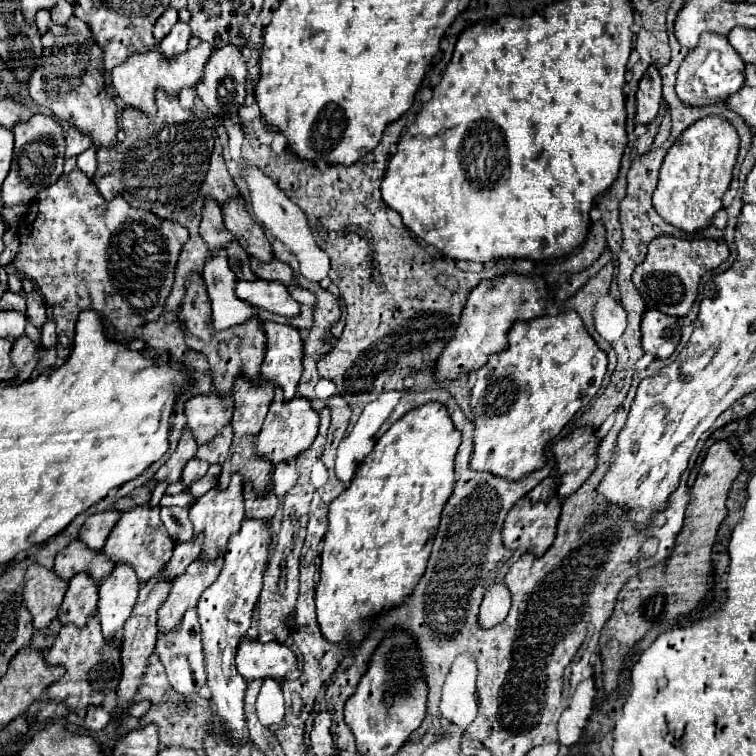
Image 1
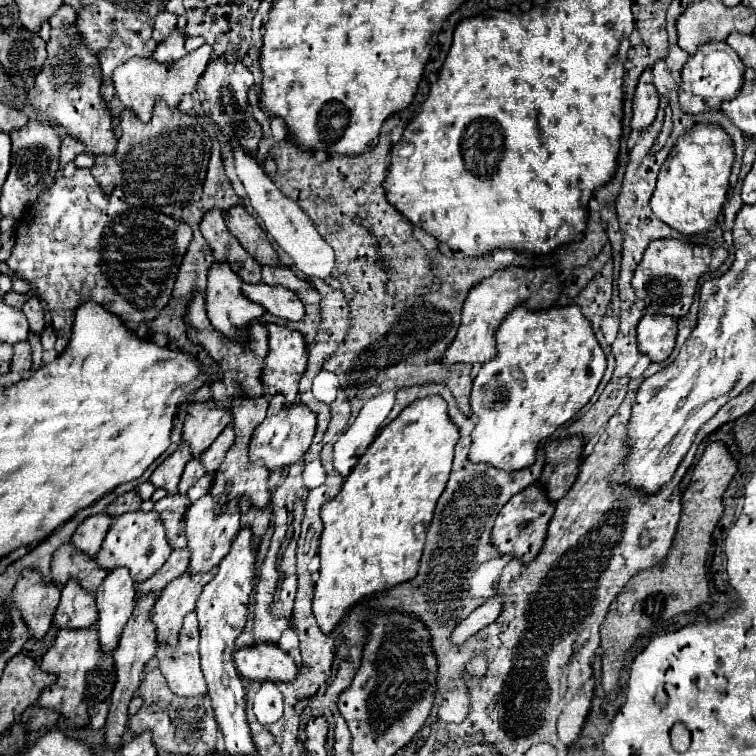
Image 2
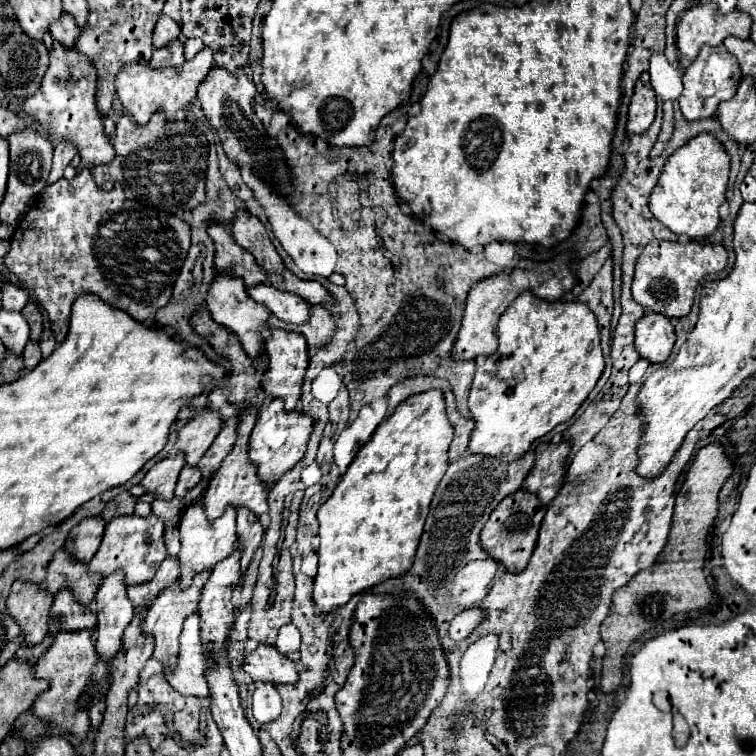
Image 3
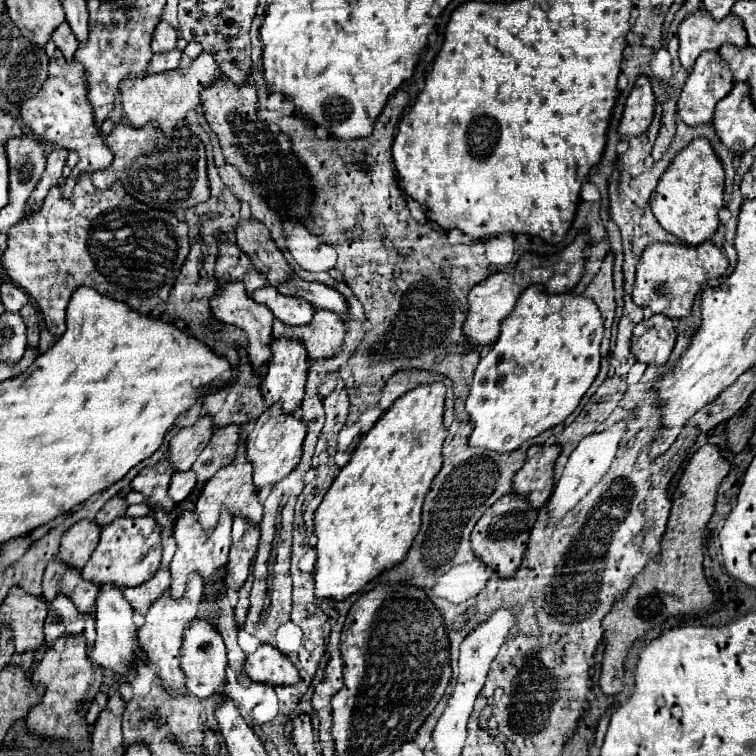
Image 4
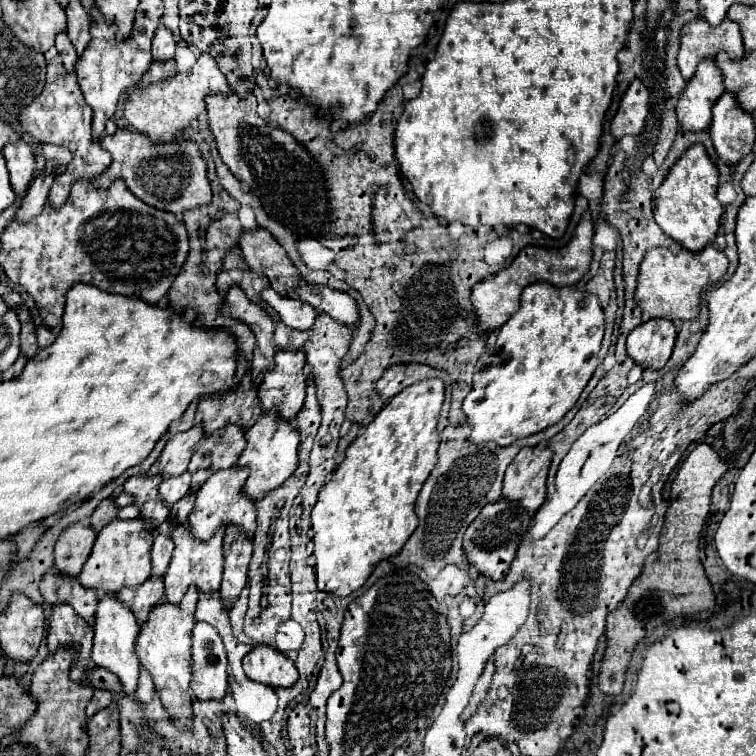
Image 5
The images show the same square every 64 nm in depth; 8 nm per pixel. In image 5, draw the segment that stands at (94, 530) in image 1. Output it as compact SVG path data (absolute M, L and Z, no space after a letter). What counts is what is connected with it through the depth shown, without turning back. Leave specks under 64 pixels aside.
M76 522L68 526L62 534L60 540L56 542L54 550L54 564L60 572L76 578L86 562L86 558L92 552L96 540L96 530L88 522Z

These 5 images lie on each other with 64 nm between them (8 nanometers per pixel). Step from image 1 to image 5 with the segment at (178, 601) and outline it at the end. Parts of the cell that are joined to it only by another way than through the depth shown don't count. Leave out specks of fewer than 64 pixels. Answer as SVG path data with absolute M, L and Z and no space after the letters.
M190 586L186 596L182 598L180 604L170 604L170 602L158 602L156 608L148 614L148 620L142 624L138 640L136 640L136 654L140 664L152 674L154 688L158 696L162 698L164 706L170 712L172 724L176 728L190 728L192 726L192 708L190 708L190 632L194 626L194 610L198 602L198 588Z

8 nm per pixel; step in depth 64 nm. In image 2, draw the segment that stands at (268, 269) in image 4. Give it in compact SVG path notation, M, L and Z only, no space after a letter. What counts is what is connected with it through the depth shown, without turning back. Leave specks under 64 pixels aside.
M242 204L232 206L226 212L226 226L228 230L238 238L238 242L242 244L242 248L258 262L258 264L268 264L268 266L276 266L278 264L278 256L276 250L272 248L270 240L264 236L266 232L258 226L258 222L244 210Z

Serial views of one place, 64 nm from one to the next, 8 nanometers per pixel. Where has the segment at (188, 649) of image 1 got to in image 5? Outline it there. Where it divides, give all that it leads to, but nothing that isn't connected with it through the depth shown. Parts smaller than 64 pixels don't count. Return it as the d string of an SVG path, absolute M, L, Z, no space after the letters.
M196 622L192 628L192 692L198 700L224 698L226 664L226 650L216 628Z

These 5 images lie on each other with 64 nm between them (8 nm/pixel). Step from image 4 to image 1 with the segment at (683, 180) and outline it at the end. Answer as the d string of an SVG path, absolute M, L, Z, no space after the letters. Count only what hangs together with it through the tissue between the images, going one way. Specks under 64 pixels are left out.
M706 116L692 124L692 128L686 128L662 162L660 182L652 196L656 212L660 212L672 226L686 232L696 232L708 226L714 214L722 208L722 196L732 182L738 148L738 132L732 122L722 116Z

